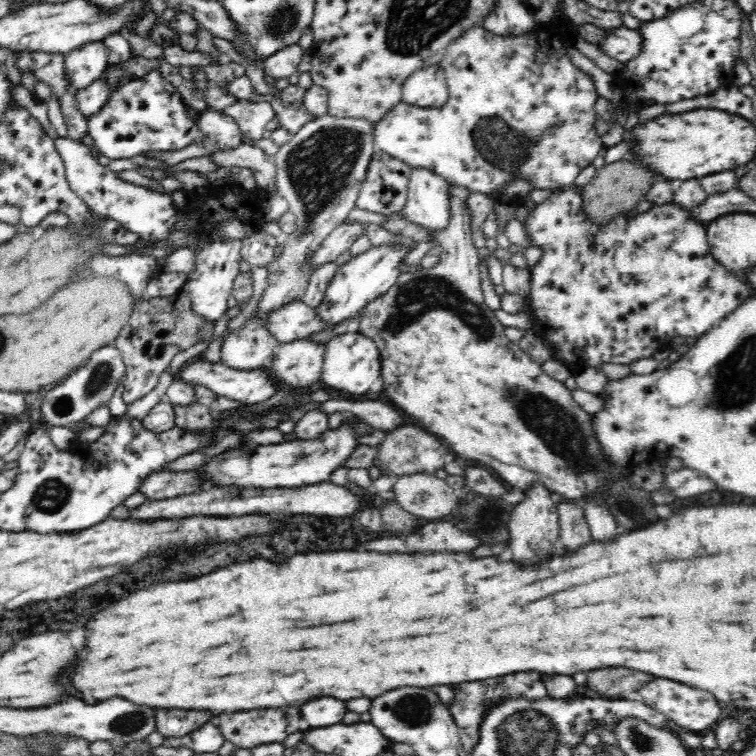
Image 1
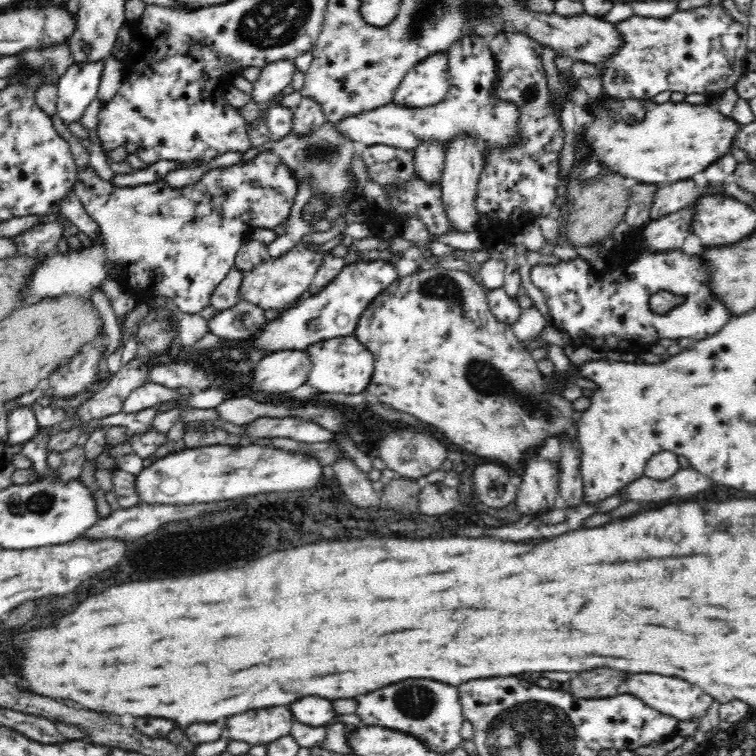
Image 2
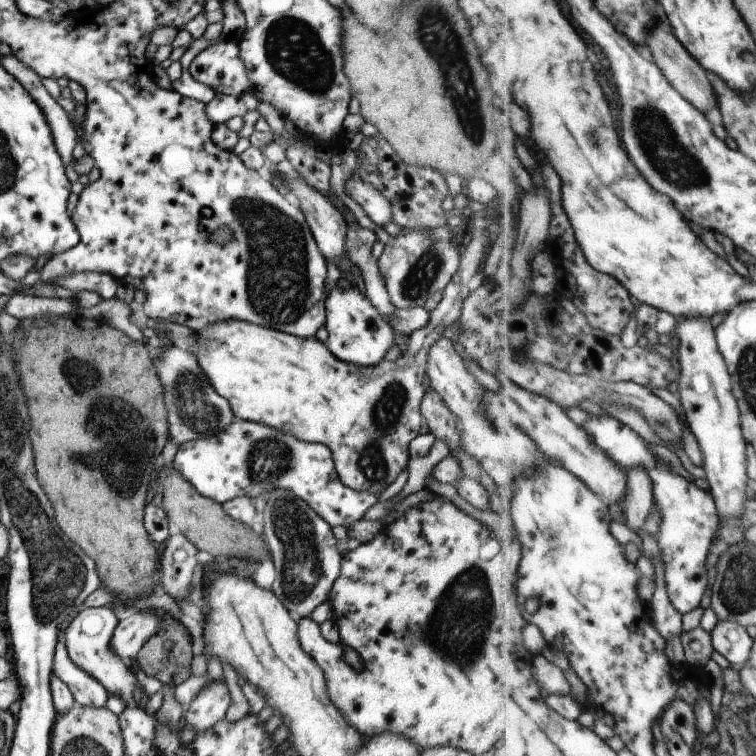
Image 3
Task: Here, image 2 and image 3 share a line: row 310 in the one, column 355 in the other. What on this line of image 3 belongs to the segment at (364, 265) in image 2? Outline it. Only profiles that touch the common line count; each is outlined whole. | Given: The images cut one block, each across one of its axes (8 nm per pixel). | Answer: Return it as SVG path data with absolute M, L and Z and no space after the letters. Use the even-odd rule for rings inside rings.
M354 283L343 290L336 285L329 290L329 295L324 300L324 327L327 330L324 345L333 357L345 364L375 366L383 360L385 353L395 342L394 332L389 324L357 290Z

